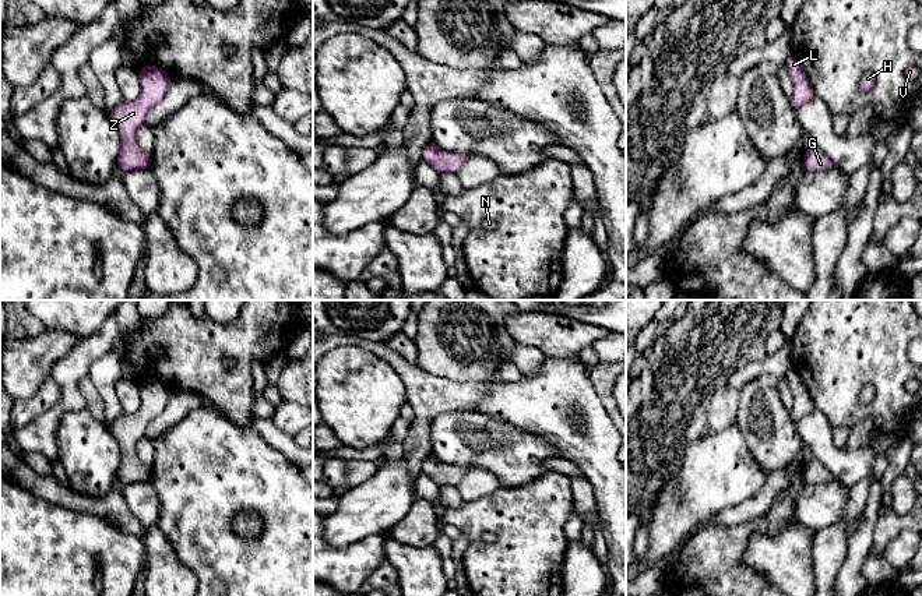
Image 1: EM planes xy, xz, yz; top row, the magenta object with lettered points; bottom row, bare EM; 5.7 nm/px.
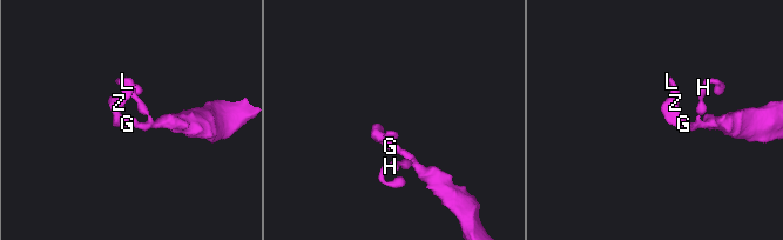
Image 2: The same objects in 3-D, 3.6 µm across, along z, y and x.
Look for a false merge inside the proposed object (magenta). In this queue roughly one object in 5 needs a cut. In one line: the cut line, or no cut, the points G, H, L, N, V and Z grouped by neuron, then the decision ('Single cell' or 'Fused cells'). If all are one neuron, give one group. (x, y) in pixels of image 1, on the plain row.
No split. Groups: G H L N V Z. Single cell

